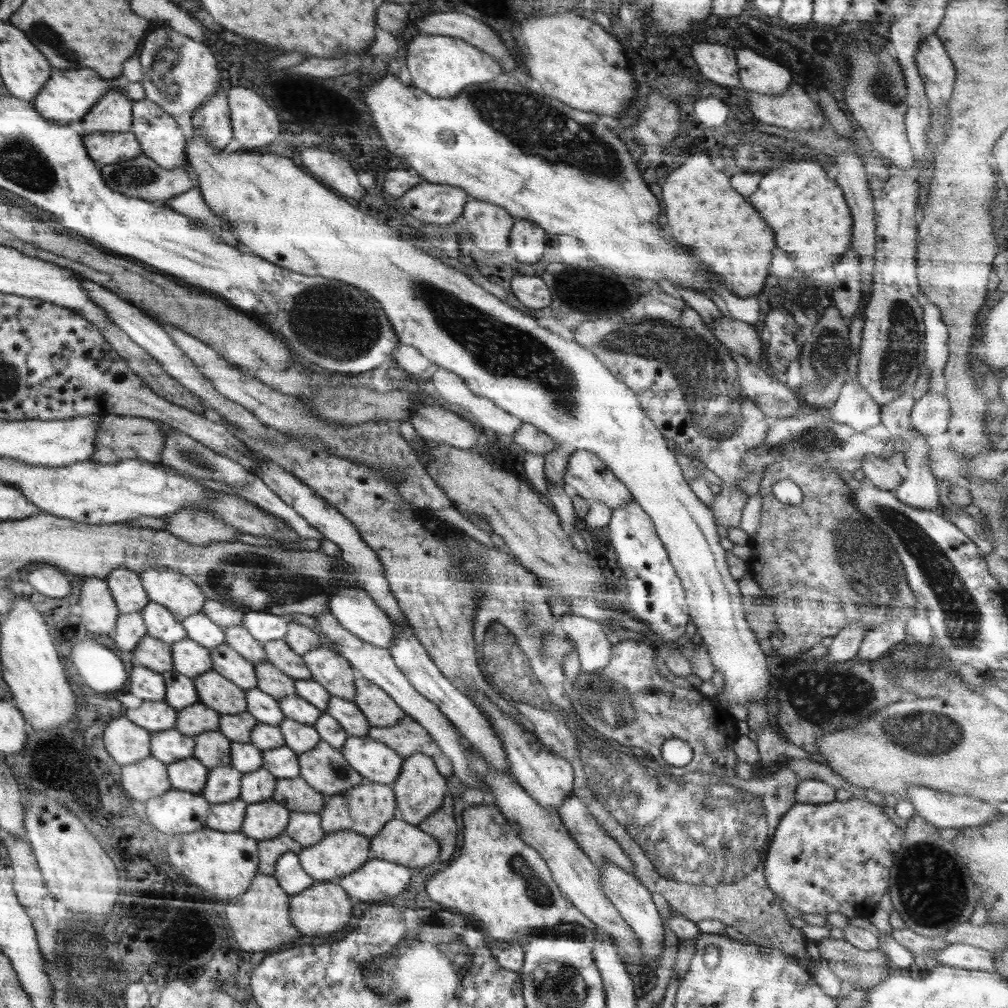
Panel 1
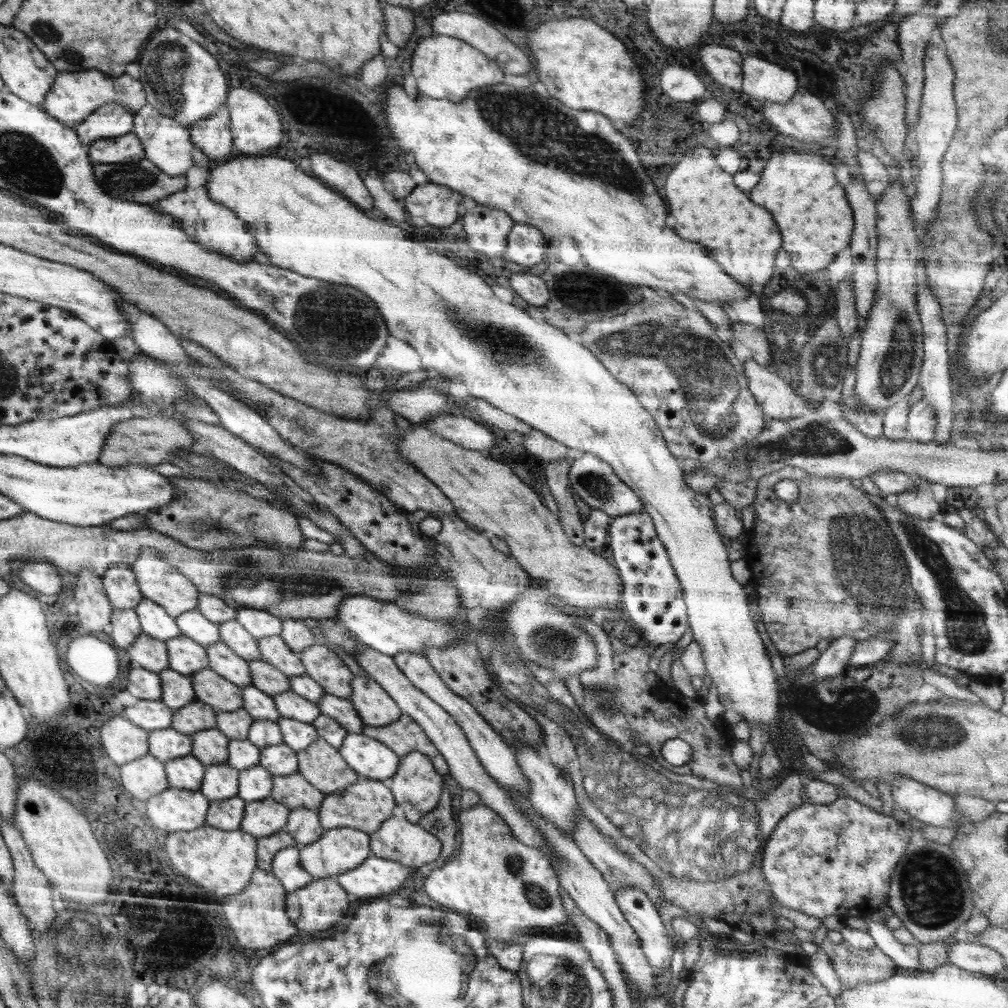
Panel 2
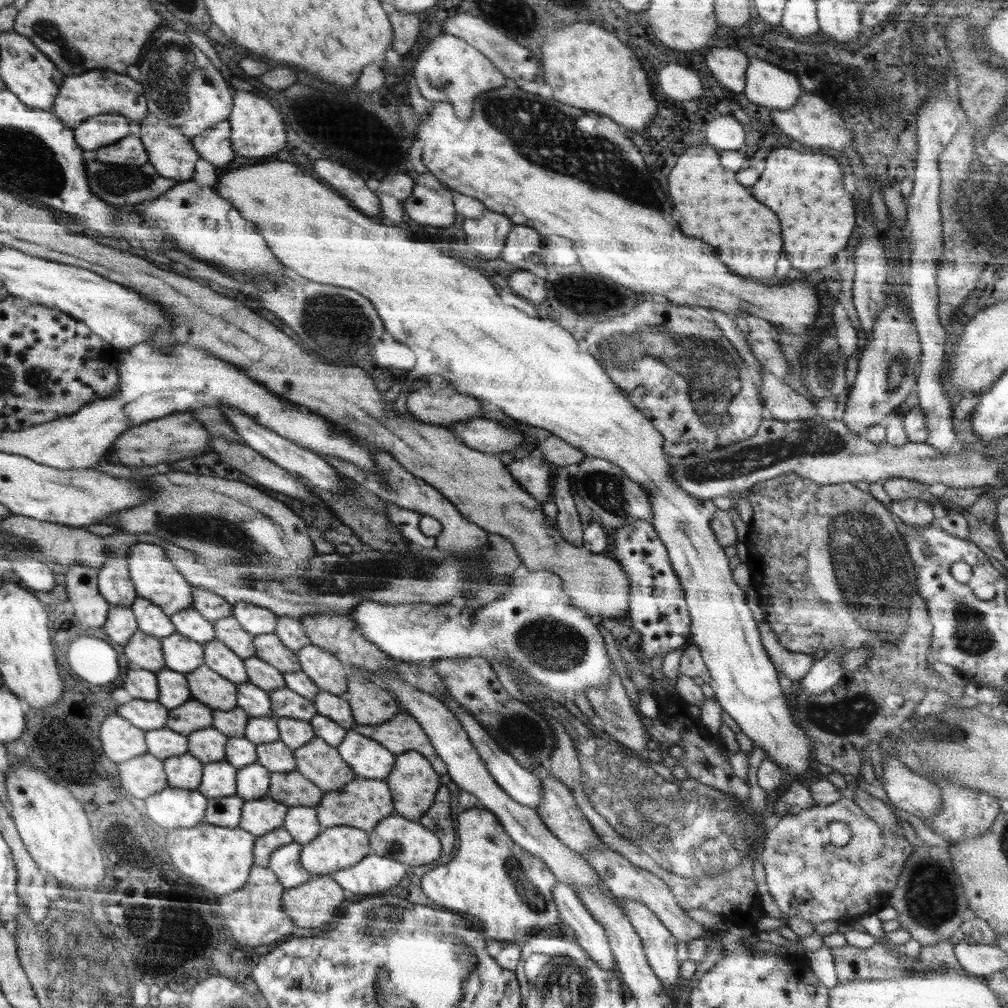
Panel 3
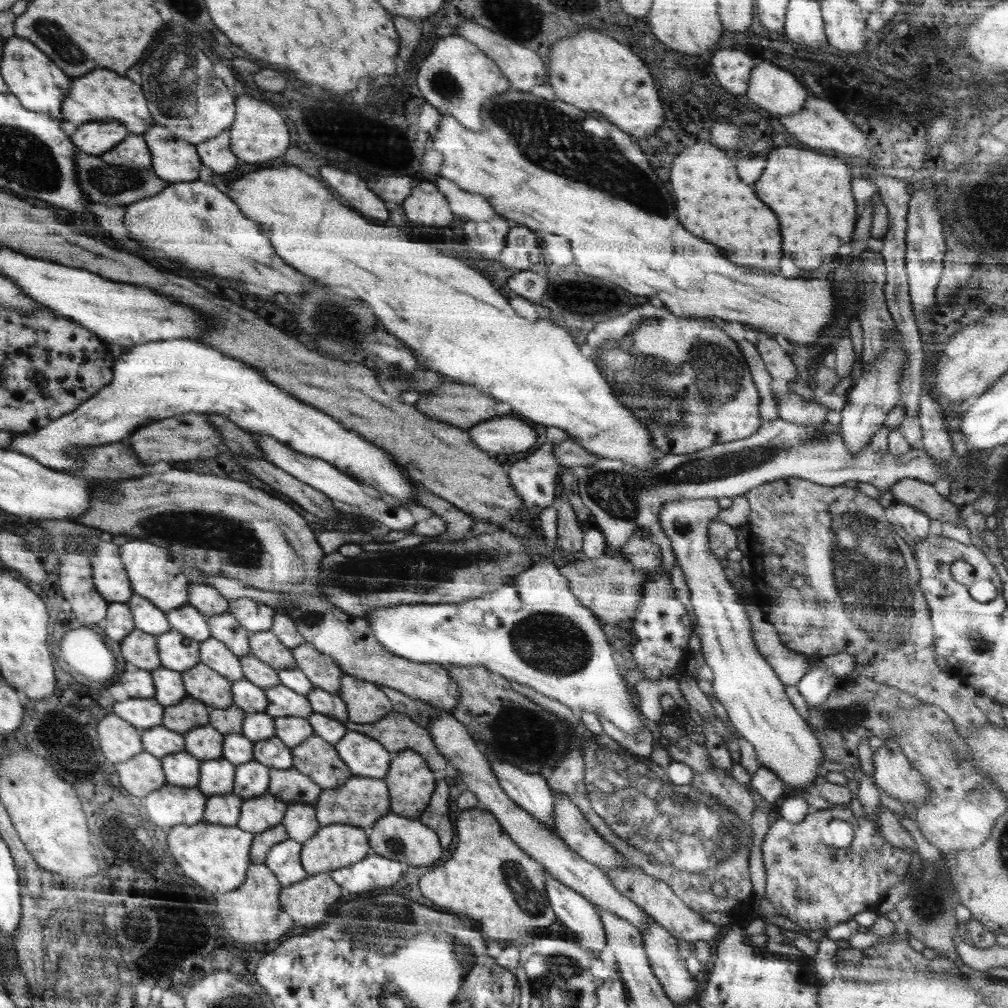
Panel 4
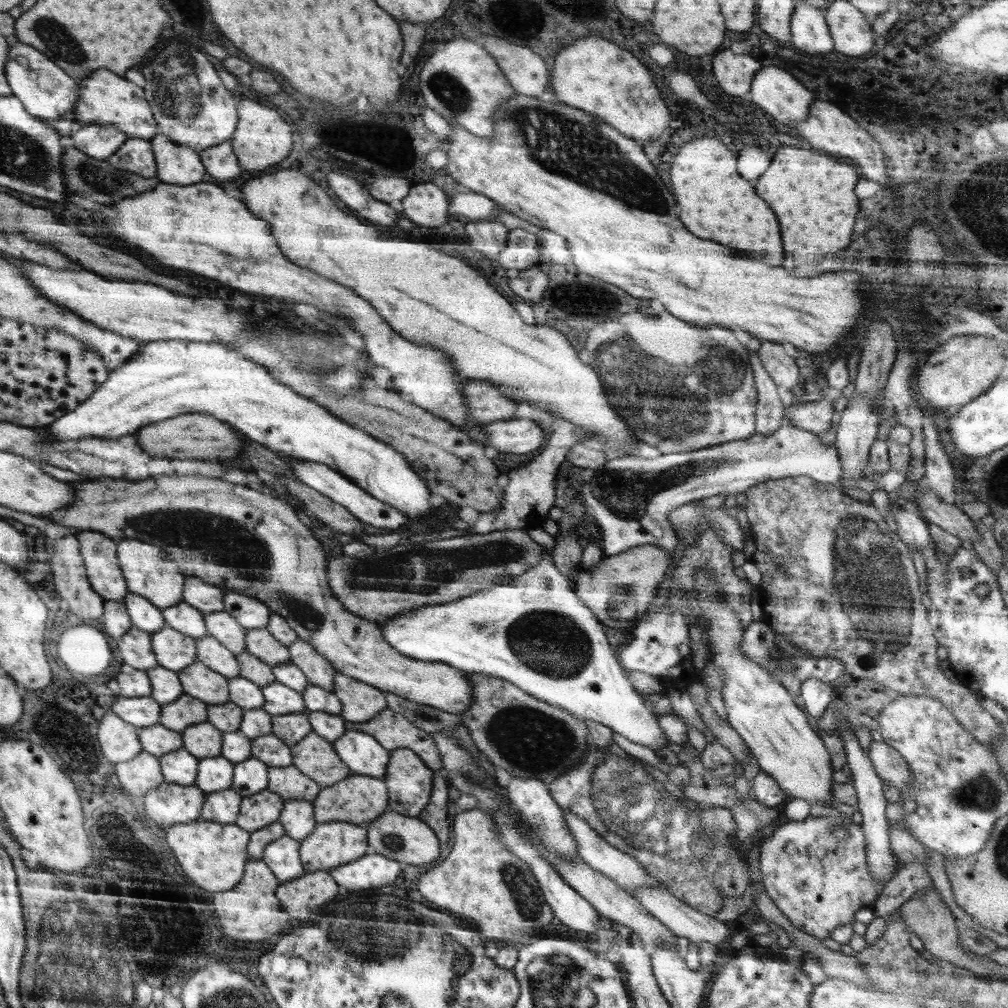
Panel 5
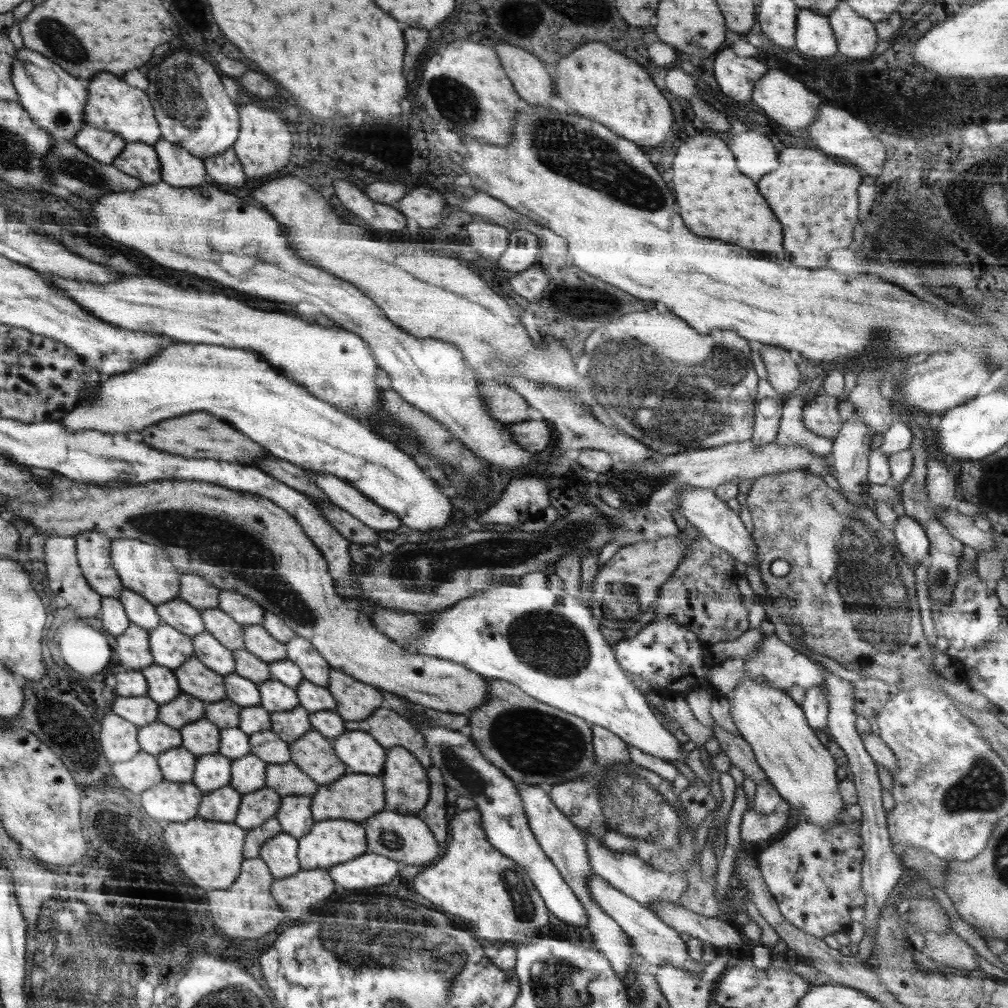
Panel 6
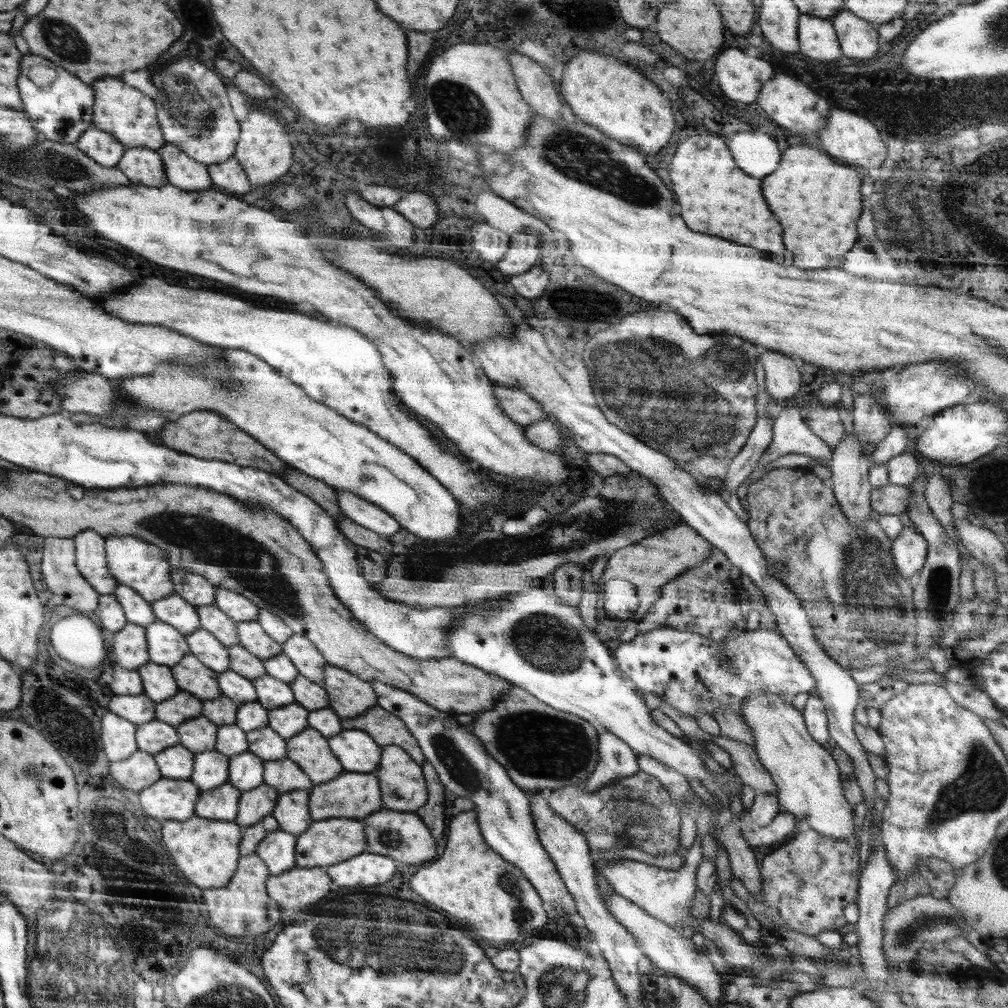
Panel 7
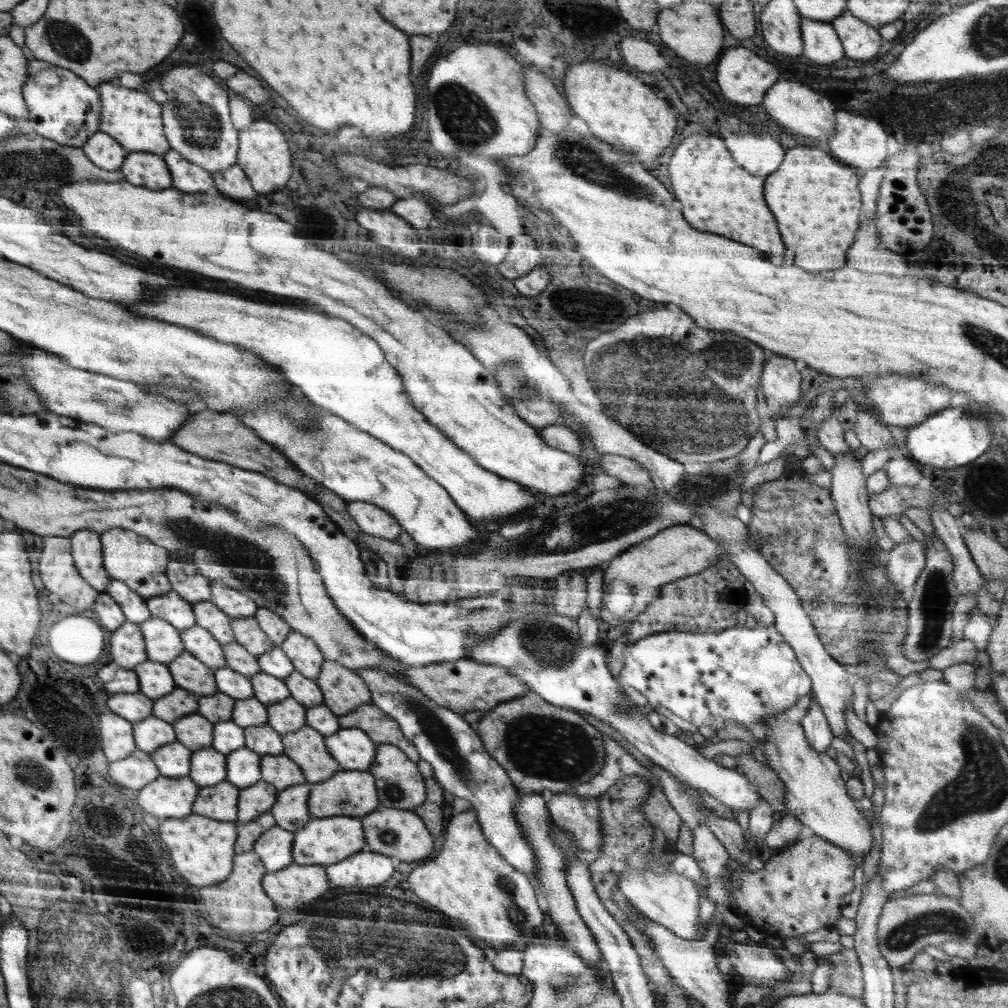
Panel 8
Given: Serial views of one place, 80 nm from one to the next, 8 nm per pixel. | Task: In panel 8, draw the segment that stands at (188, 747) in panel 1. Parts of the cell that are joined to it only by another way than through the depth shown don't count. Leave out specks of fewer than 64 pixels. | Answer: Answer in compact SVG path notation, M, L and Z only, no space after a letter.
M154 715L133 725L133 737L137 749L149 754L177 740L173 724Z

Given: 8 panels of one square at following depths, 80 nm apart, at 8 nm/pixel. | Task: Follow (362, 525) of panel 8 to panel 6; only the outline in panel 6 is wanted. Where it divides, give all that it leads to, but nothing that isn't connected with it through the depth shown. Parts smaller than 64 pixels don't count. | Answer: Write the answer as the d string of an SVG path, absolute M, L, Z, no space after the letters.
M310 472L315 477L315 485L336 506L348 511L375 531L396 530L401 526L401 520L394 513L364 496L357 488L345 483L336 475Z

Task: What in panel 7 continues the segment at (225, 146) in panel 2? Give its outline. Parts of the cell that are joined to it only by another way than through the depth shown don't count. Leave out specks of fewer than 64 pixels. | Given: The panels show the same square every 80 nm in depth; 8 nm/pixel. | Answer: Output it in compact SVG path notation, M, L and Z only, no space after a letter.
M235 157L230 158L228 162L210 165L209 171L217 190L227 192L231 196L250 192L252 183Z

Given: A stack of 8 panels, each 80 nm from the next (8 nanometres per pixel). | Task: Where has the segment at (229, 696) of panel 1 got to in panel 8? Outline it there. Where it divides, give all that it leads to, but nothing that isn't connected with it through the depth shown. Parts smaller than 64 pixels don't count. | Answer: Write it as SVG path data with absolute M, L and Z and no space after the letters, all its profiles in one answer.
M188 651L169 662L167 667L176 686L192 692L198 698L217 694L216 670Z

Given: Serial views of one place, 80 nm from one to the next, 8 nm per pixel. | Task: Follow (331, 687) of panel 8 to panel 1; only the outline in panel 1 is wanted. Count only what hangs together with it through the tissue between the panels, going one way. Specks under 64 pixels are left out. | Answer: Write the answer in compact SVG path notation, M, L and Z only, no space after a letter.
M357 675L357 697L353 702L361 709L371 726L389 727L400 722L406 713L394 700L370 680Z

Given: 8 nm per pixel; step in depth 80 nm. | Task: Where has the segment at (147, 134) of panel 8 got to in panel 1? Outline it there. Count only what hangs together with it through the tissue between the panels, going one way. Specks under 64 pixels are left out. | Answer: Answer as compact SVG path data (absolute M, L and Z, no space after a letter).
M86 68L86 70L54 70L54 78L50 78L45 89L31 101L32 107L42 118L52 123L77 126L112 88L120 90L122 96L126 96L134 103L145 99L143 82L132 82L124 76L120 76L118 80L102 79L90 68Z

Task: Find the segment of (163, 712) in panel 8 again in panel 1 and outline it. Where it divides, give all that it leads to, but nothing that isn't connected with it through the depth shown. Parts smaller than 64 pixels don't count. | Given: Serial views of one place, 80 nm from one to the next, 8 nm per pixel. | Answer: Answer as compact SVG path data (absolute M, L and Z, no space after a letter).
M199 702L178 711L175 729L195 738L204 732L218 731L220 717L221 714L217 710Z

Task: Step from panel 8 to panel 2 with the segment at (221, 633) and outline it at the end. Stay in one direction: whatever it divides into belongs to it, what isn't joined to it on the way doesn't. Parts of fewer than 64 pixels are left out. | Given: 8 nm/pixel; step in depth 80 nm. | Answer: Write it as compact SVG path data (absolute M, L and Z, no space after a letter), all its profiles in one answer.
M236 620L218 625L221 641L247 661L261 658L257 639L248 633Z

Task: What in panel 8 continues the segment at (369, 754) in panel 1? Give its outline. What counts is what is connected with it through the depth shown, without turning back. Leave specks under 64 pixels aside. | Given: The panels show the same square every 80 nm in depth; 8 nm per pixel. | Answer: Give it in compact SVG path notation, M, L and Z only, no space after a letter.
M354 727L326 736L325 745L342 770L358 771L369 770L378 747L361 728Z

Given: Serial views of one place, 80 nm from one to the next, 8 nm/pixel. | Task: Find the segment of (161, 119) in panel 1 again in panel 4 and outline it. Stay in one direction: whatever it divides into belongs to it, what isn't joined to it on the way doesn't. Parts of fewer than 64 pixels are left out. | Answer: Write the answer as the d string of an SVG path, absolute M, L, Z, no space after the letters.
M154 125L143 134L153 156L154 172L170 183L198 180L200 160L197 148L190 142L184 142L165 126Z

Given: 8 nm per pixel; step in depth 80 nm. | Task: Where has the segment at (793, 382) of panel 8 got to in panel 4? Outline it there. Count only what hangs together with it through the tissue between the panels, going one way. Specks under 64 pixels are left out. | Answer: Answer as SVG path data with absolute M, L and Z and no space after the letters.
M758 332L758 344L755 347L772 378L782 378L787 382L794 380L797 374L796 365L768 334Z

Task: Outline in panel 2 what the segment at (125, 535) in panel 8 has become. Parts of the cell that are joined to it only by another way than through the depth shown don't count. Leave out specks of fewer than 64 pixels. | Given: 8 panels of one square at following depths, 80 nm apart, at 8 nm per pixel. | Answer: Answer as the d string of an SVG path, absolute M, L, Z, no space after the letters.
M145 547L141 551L141 554L138 555L137 562L134 562L132 570L137 577L137 584L141 590L141 594L145 598L153 600L160 606L165 607L174 619L177 620L178 616L184 614L184 612L197 608L199 592L197 588L194 588L194 584L190 582L189 578L181 574L173 564L162 559L162 556L158 554L157 550Z

